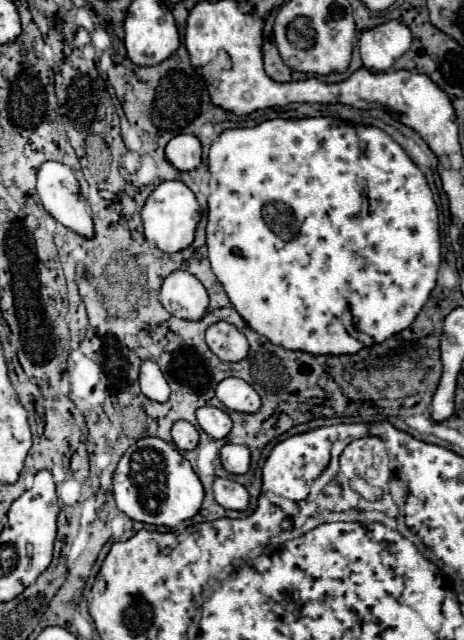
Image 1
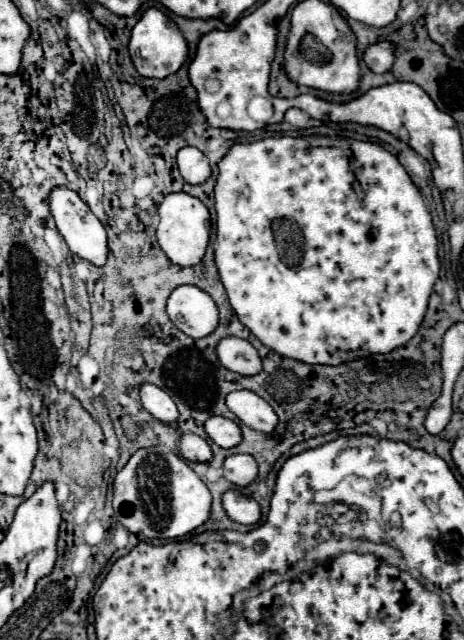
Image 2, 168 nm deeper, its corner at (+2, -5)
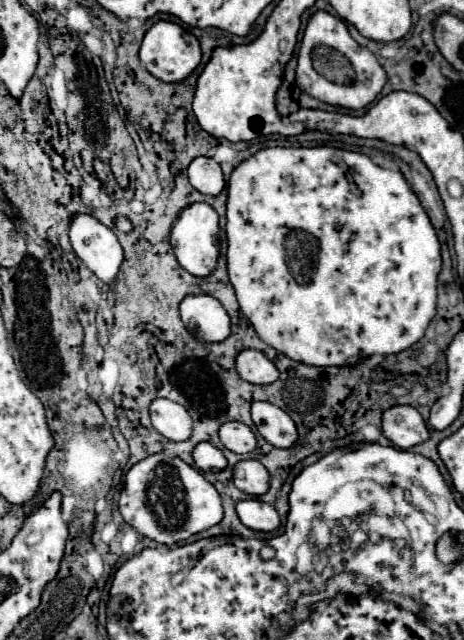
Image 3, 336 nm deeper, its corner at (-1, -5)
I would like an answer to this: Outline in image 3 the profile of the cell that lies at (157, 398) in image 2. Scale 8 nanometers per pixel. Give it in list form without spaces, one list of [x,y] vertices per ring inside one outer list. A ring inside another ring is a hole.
[[[157,398],[151,404],[151,424],[153,428],[163,434],[171,442],[183,442],[191,436],[191,416],[189,412],[171,400]]]

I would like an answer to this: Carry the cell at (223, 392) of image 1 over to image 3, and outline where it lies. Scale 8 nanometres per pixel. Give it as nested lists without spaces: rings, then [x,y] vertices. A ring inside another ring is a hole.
[[[253,402],[251,416],[259,434],[275,448],[291,448],[295,444],[297,440],[295,422],[281,408],[269,402]]]

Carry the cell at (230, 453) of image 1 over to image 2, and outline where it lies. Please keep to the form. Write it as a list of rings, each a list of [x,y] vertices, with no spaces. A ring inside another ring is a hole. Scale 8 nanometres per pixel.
[[[232,454],[224,460],[224,466],[222,466],[222,472],[224,472],[224,478],[230,480],[232,484],[236,486],[248,486],[250,482],[256,480],[258,476],[258,464],[252,456],[248,454]]]

